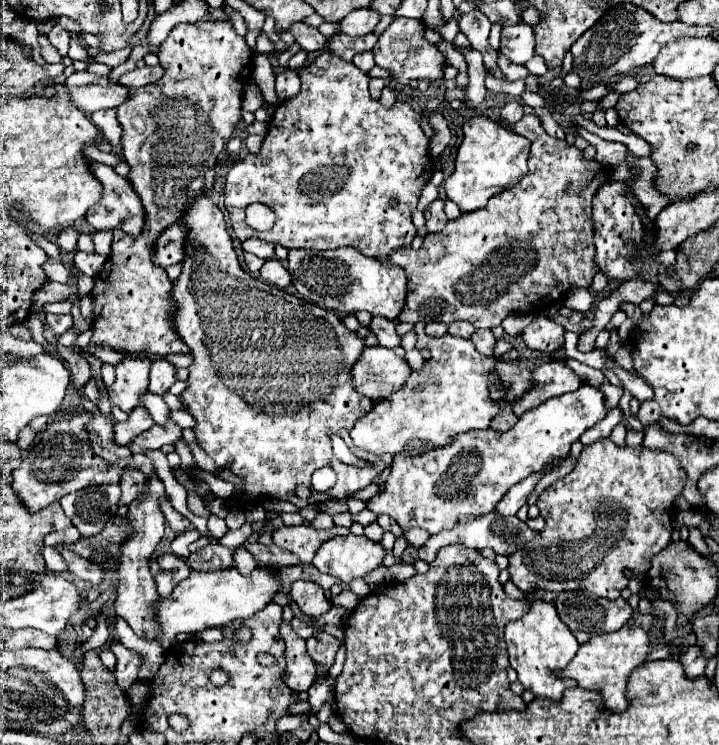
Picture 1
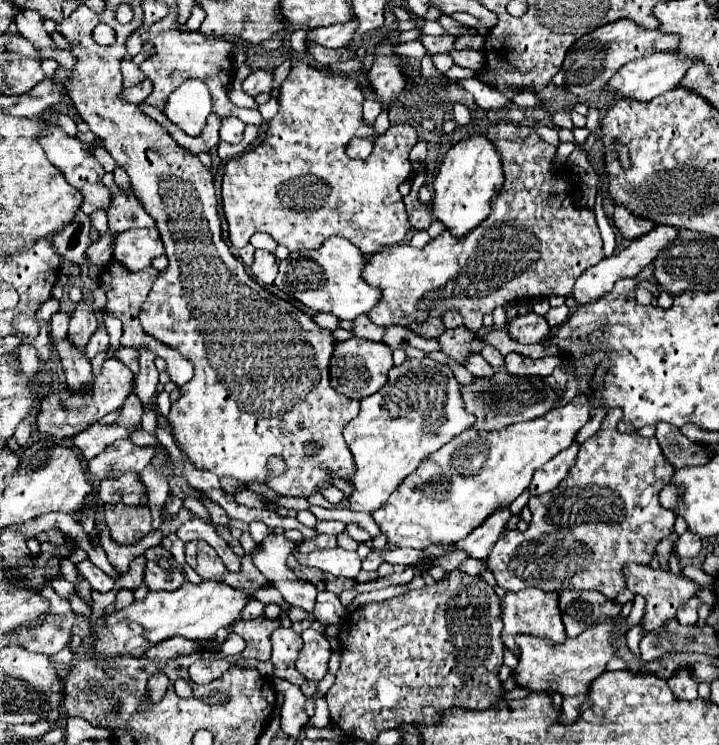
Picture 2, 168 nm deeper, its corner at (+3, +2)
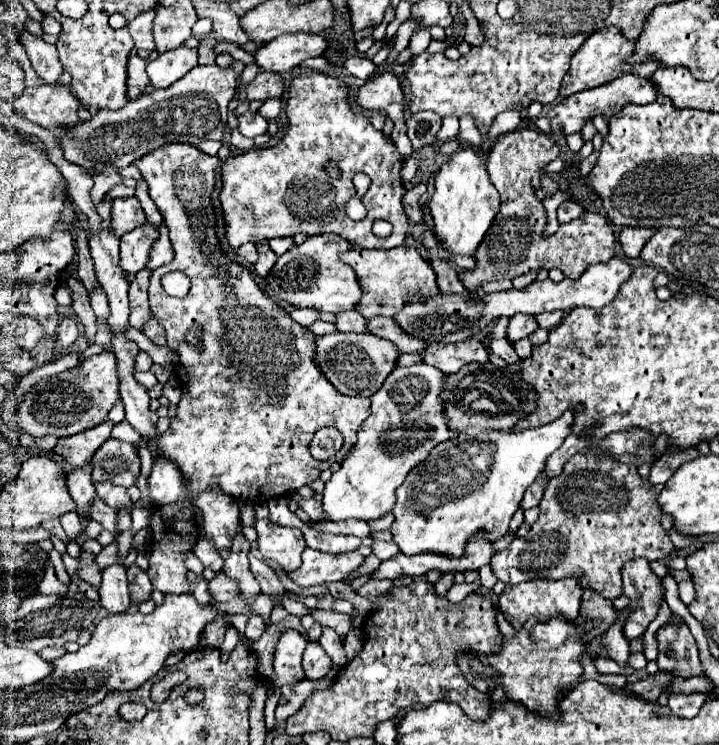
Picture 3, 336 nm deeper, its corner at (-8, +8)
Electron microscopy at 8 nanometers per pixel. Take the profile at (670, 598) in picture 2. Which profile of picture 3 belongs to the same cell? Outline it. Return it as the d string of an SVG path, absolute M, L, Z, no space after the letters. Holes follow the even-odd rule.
M632 559L622 567L624 595L630 597L630 617L624 625L628 639L638 639L646 627L656 619L660 605L664 603L662 579L652 573L646 559Z

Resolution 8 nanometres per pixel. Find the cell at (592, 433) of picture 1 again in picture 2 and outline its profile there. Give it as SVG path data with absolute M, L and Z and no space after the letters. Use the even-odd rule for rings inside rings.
M573 443L569 449L561 451L557 457L547 461L541 469L537 469L537 473L533 475L533 481L529 485L529 493L541 495L545 491L555 489L561 483L561 479L567 477L567 471L573 465L575 457L577 457L577 443Z

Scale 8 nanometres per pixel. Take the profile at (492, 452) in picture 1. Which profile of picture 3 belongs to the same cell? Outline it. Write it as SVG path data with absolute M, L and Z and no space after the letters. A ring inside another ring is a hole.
M566 411L562 417L554 419L548 425L524 429L524 431L484 431L476 439L470 439L466 433L460 433L456 439L440 443L430 451L428 459L414 467L402 487L396 491L396 505L392 509L394 523L390 527L394 541L398 543L404 555L416 553L444 553L460 557L464 553L466 541L480 529L486 531L490 541L498 541L510 525L512 515L520 507L524 491L534 483L534 479L544 471L544 463L556 451L562 441L570 435L576 411Z

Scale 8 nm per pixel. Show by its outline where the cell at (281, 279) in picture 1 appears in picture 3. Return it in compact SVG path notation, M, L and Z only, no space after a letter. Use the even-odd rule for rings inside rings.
M264 241L264 243L258 243L258 261L256 261L256 265L254 265L254 269L256 269L256 273L260 275L260 277L266 277L268 275L268 271L272 271L272 267L274 267L274 263L276 263L276 253L270 249L270 245L268 245L268 241Z

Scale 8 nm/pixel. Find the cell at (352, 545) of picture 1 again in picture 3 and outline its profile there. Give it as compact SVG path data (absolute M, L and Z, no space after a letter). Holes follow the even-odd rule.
M306 547L304 549L304 561L302 561L300 569L290 573L290 579L294 583L298 583L300 587L324 585L330 581L346 579L362 563L364 563L364 555L360 555L358 551L332 555L332 553L320 553L316 549Z

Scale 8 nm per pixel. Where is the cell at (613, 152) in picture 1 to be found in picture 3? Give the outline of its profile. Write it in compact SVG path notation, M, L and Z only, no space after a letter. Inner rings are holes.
M624 73L624 75L618 75L616 81L606 83L604 87L596 87L592 91L580 91L576 95L570 95L568 99L562 99L560 103L552 105L542 117L538 117L534 121L534 125L542 133L548 133L548 135L552 135L552 133L570 135L570 133L580 131L586 119L594 119L596 115L614 115L614 113L620 111L622 105L628 105L628 103L646 105L646 103L656 101L656 97L658 97L658 87L652 83L650 77L640 77L640 75Z

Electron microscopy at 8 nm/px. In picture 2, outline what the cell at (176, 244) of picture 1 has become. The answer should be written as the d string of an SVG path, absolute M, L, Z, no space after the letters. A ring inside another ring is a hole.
M157 227L151 229L129 229L115 237L113 259L129 271L141 271L151 265L151 261L163 255L165 249L161 245L161 237Z

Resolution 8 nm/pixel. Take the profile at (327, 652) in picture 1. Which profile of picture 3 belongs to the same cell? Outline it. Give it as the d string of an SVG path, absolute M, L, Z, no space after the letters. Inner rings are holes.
M318 641L308 643L306 651L304 651L304 671L308 679L320 679L324 675L328 675L328 671L332 669L332 659L326 655L326 651L322 649L322 645Z

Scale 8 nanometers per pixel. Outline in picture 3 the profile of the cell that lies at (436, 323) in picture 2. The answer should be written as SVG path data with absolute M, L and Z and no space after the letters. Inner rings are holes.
M612 257L608 263L592 265L580 279L564 279L560 283L546 281L534 281L526 289L518 291L500 291L486 295L484 299L466 299L460 295L438 295L436 299L410 299L404 309L394 317L396 323L410 335L424 339L426 343L458 343L476 337L486 329L486 325L496 317L512 317L516 313L528 313L538 315L544 311L572 311L574 307L592 307L600 309L608 305L616 291L632 277L632 265L624 257Z

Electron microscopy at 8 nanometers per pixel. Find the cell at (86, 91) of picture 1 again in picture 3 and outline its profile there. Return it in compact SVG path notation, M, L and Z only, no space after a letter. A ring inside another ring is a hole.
M178 47L162 53L156 61L148 63L148 77L154 89L170 87L176 79L184 77L198 63L196 49Z

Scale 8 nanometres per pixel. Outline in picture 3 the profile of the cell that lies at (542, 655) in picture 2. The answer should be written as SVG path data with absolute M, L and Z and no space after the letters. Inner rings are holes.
M528 619L524 623L524 627L520 631L516 631L516 635L512 639L506 639L504 637L504 645L502 645L502 651L498 655L478 655L480 661L484 665L490 665L498 671L498 679L496 683L502 683L504 685L504 691L506 691L506 697L512 699L512 701L518 701L522 703L526 709L532 709L532 711L538 711L540 715L544 717L550 717L550 719L556 719L556 715L560 713L558 705L560 705L560 699L564 695L570 693L572 689L572 683L578 681L584 673L584 667L582 667L582 655L588 653L588 643L584 643L582 639L584 635L582 633L576 633L576 627L572 623L566 623L564 619L550 619L548 623L540 623L538 619Z

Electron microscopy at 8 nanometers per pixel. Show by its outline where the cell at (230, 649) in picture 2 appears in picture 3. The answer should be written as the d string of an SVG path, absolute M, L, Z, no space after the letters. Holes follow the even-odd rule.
M251 615L245 629L245 637L250 641L257 641L265 629L264 619L260 615Z

